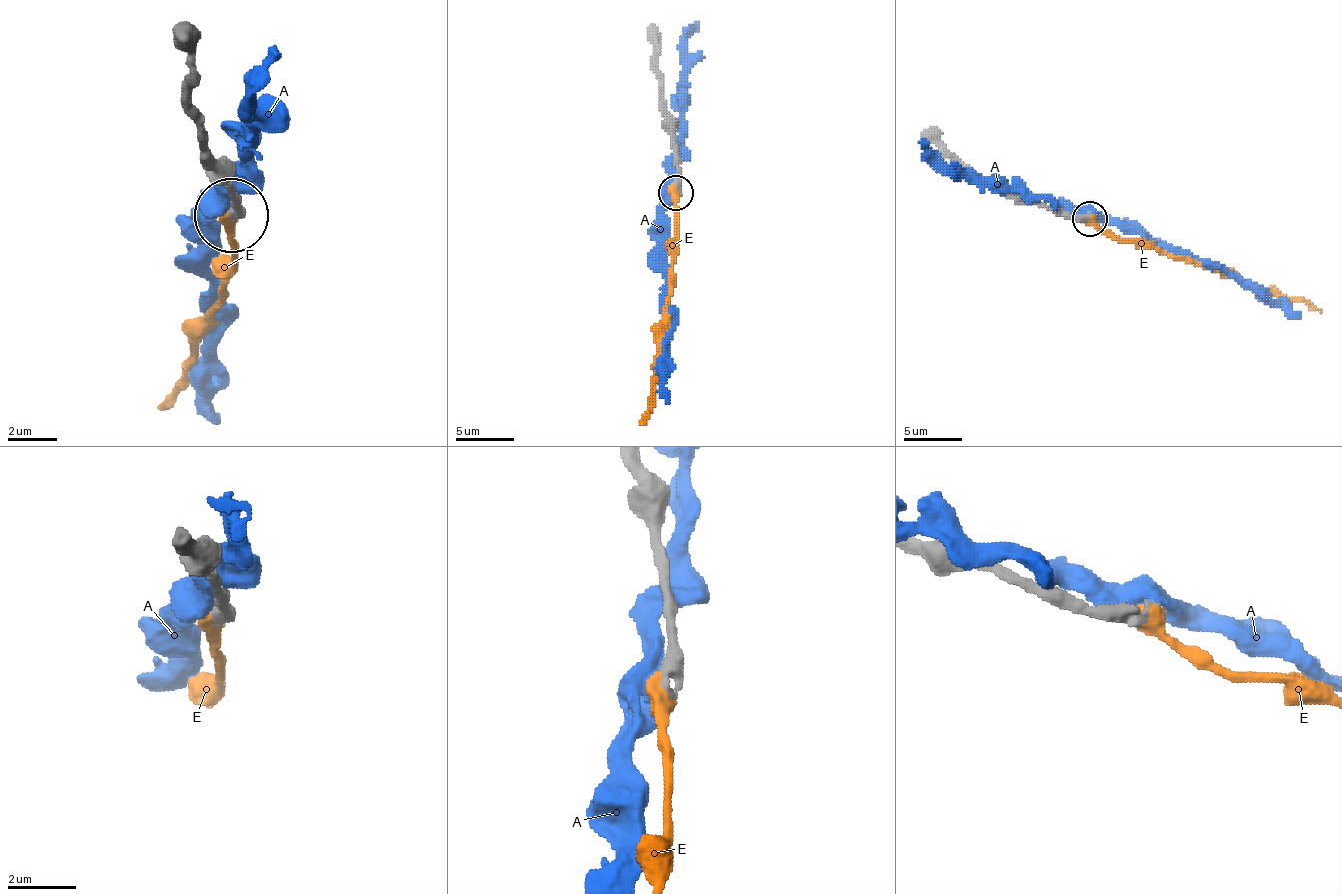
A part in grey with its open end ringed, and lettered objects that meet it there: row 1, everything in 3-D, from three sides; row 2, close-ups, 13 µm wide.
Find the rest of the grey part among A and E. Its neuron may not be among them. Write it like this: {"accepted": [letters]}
{"accepted": ["E"]}

